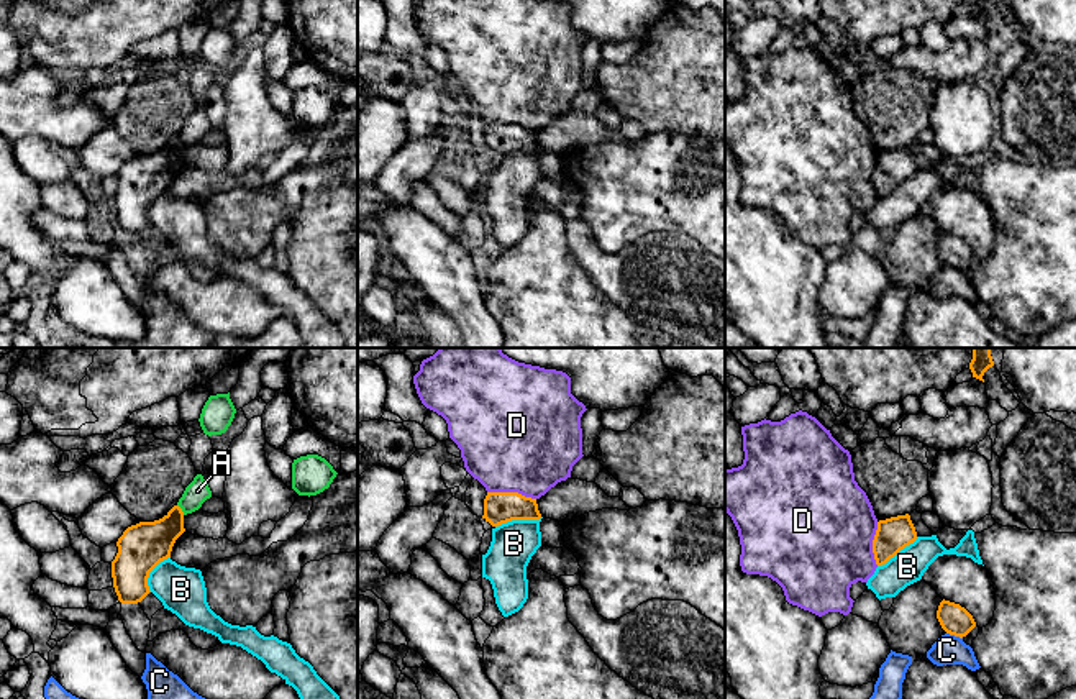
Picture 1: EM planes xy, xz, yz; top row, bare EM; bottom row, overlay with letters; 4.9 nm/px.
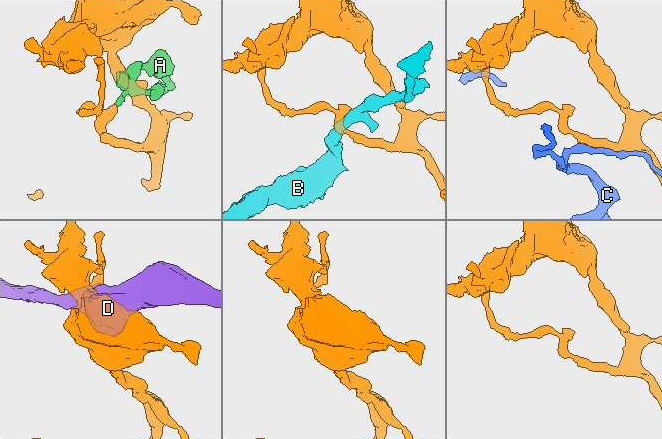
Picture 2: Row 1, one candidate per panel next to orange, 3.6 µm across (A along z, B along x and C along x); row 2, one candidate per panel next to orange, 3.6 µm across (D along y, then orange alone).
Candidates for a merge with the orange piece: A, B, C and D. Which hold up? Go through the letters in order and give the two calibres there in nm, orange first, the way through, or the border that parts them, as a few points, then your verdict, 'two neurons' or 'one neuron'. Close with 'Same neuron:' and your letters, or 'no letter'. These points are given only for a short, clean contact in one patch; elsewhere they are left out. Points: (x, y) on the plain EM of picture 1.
A: 220/110 nm | two neurons
B: 160/220 nm | along xz (542, 150), (512, 151), (496, 159) | two neurons
C: 150/140 nm | two neurons
D: 160/500 nm | two neurons
Same neuron: no letter

